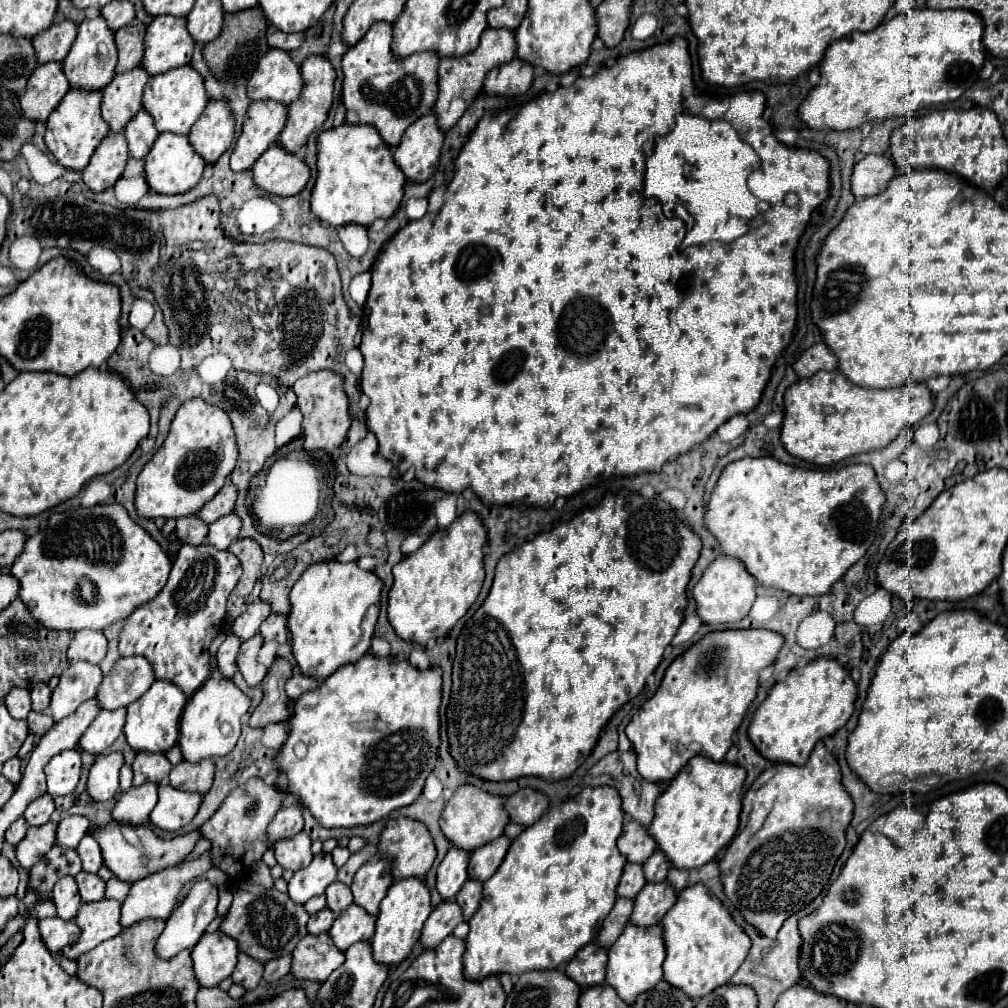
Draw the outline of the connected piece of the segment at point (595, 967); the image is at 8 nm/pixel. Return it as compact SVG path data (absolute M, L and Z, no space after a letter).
M591 942L589 946L583 946L575 954L575 958L567 964L565 974L581 988L589 988L605 982L605 966L607 966L607 950Z

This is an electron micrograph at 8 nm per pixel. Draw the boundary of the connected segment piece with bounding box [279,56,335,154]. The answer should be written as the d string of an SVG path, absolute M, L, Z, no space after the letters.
M323 56L305 58L301 64L301 78L303 78L303 90L299 98L287 106L287 122L285 122L283 132L279 134L279 146L289 154L299 152L307 144L309 134L323 126L323 122L327 120L327 112L331 108L331 102L333 102L335 70L327 58Z

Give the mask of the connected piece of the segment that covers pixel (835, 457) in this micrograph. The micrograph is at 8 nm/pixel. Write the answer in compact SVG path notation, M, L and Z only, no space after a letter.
M839 370L821 372L787 388L781 444L795 458L829 466L861 452L885 448L903 428L917 424L931 410L933 394L925 384L877 390L855 386Z

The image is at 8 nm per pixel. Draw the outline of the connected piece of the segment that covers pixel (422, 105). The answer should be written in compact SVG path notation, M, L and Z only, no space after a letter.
M377 22L369 28L369 32L351 46L343 56L343 106L347 110L345 124L369 124L375 126L383 142L395 148L401 142L403 132L421 116L433 110L433 102L437 98L437 58L433 54L411 54L409 58L397 58L391 54L391 36L393 26L387 22Z

